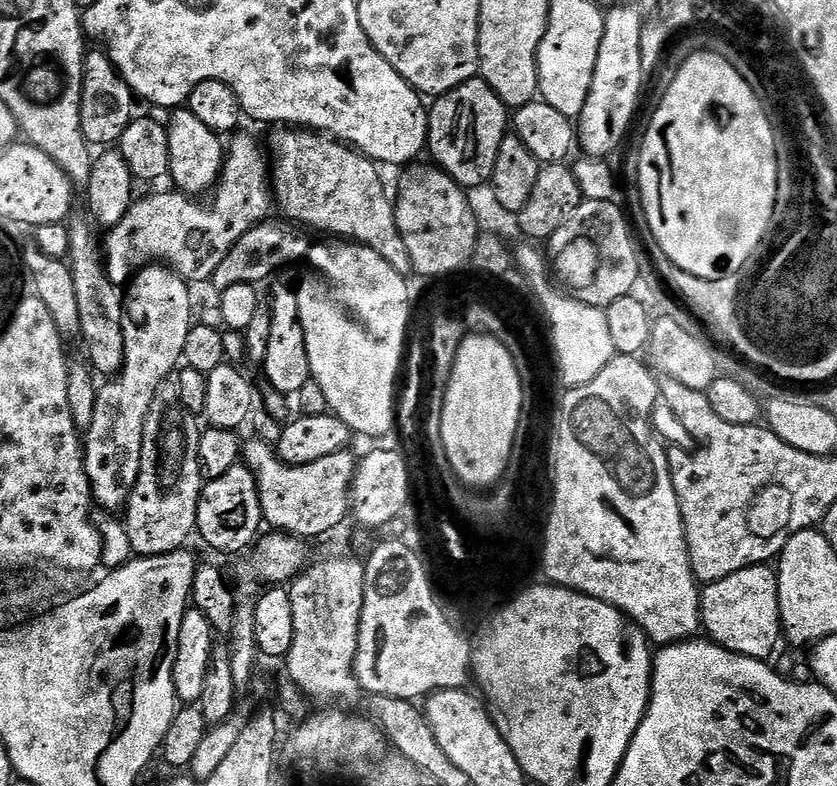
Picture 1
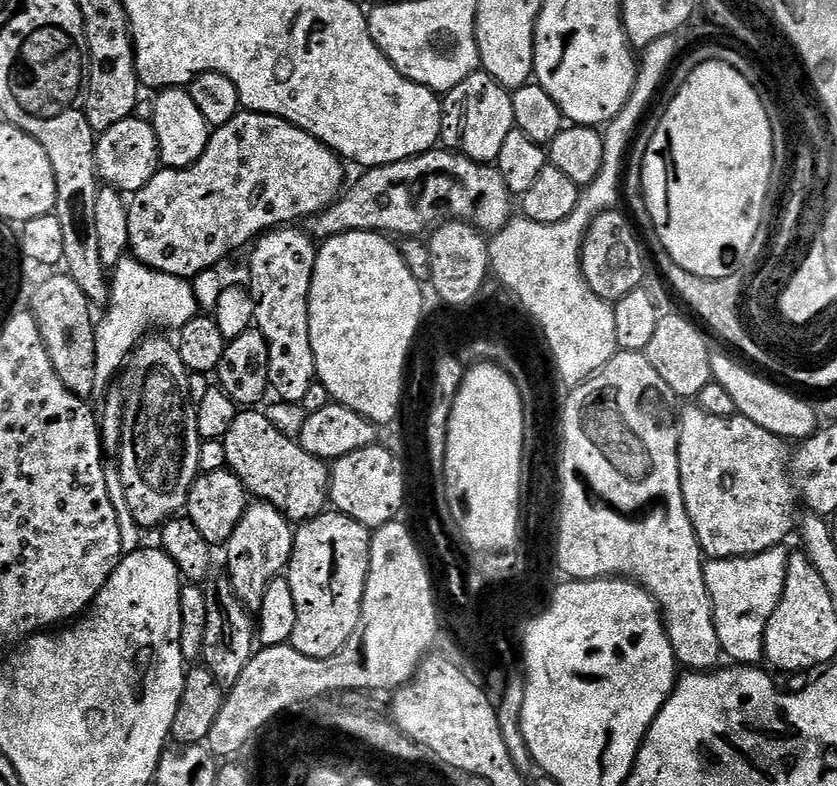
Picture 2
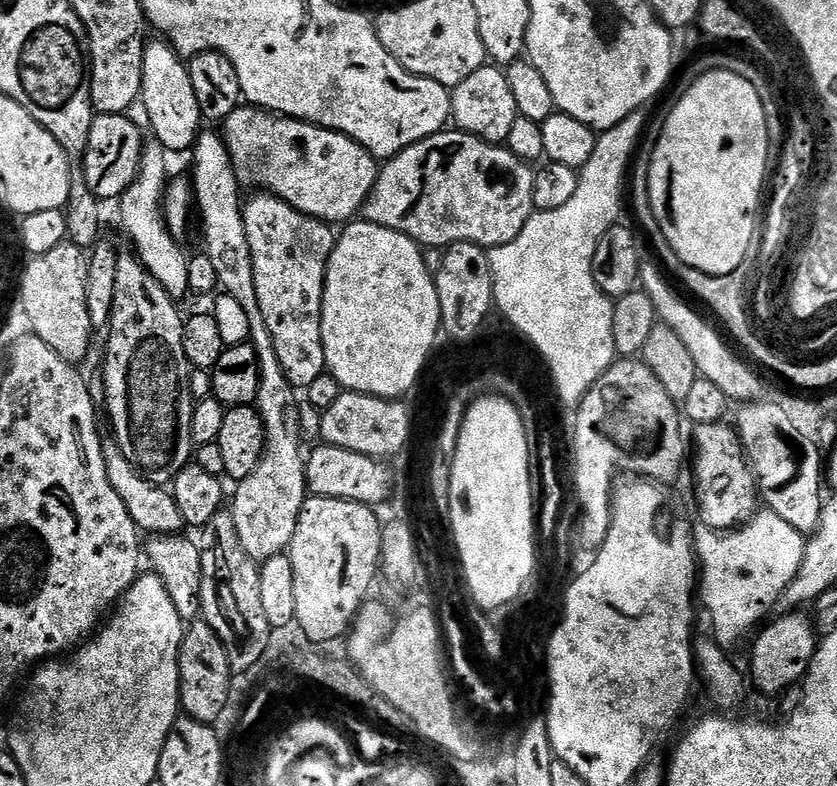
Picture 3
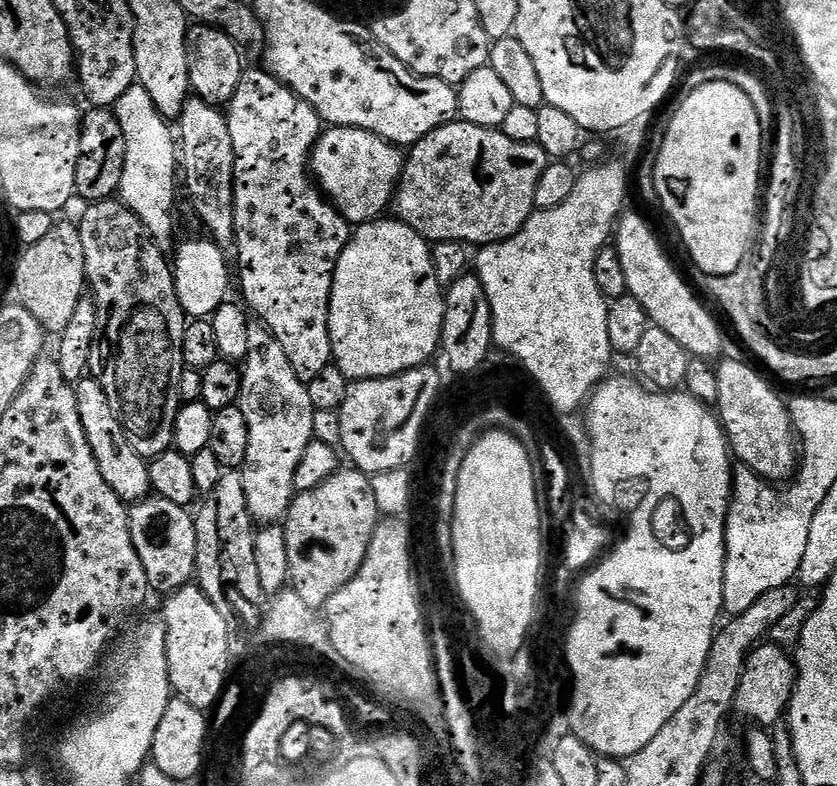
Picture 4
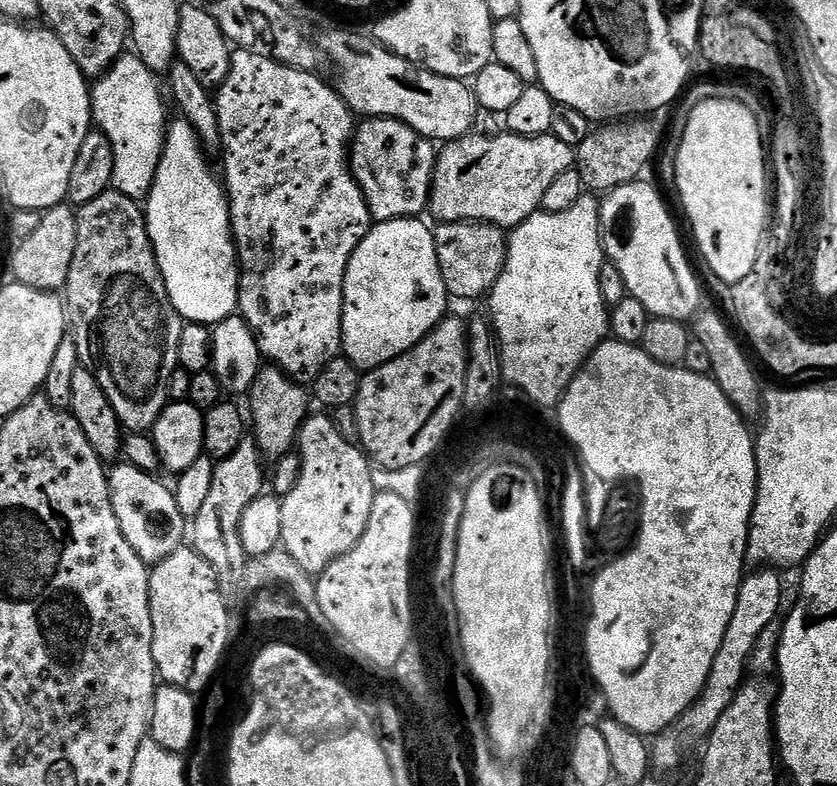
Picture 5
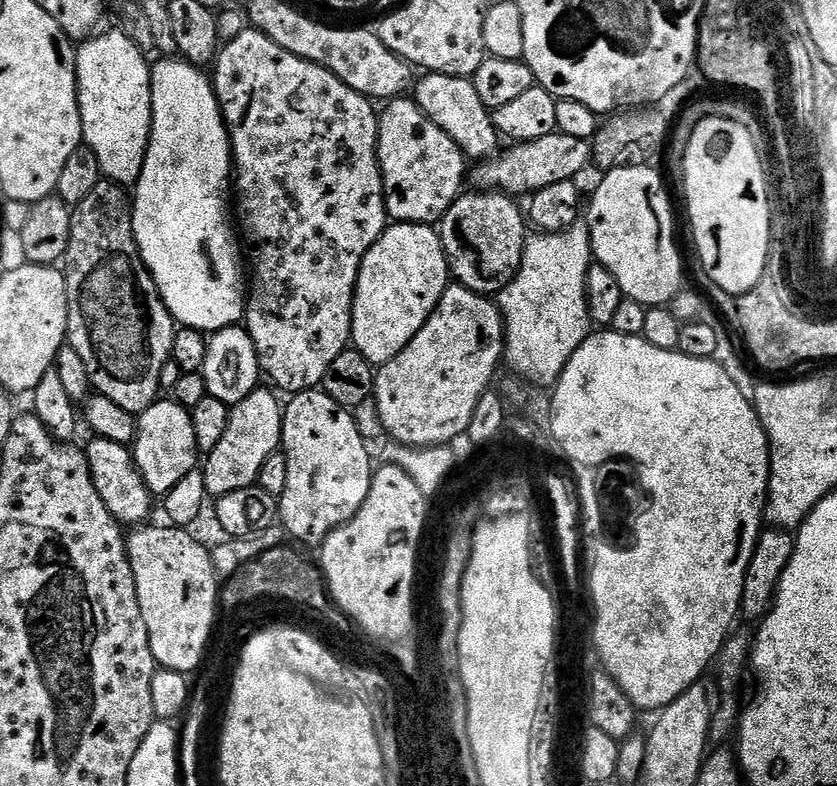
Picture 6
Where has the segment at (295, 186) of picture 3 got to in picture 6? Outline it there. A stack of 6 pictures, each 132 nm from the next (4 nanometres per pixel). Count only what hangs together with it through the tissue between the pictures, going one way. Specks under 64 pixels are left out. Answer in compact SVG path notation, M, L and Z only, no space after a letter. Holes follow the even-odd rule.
M397 98L387 101L385 112L379 113L378 162L384 179L384 197L386 210L393 221L406 224L435 225L439 222L451 204L462 195L464 180L466 184L466 157L464 151L456 145L454 138L442 130L416 105L415 99Z

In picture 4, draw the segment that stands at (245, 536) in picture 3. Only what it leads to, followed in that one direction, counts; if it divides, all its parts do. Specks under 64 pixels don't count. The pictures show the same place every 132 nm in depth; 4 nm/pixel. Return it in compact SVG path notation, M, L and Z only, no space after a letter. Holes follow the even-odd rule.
M190 98L186 102L186 106L180 117L178 118L178 125L180 124L180 132L178 128L178 168L182 173L182 184L188 187L188 192L192 195L192 204L196 207L196 212L200 215L202 223L208 227L207 235L216 241L216 245L225 250L235 249L236 246L236 227L234 226L234 142L230 142L230 126L228 125L228 117L217 105L208 104L205 100L197 100ZM261 320L248 322L248 353L242 362L242 394L238 407L246 418L248 441L242 475L246 486L246 506L257 525L267 526L283 521L294 499L294 474L306 446L314 434L316 408L310 402L308 385L294 374L282 342L274 338Z

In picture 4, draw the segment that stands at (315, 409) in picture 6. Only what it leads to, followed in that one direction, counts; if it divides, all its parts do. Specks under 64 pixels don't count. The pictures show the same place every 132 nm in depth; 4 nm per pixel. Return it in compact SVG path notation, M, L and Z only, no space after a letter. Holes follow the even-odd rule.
M351 466L341 467L333 476L314 486L314 490L301 492L293 499L282 524L286 534L286 554L290 554L288 579L291 587L306 601L306 606L323 609L328 599L358 574L368 553L376 525L381 519L378 502L374 502L371 479Z

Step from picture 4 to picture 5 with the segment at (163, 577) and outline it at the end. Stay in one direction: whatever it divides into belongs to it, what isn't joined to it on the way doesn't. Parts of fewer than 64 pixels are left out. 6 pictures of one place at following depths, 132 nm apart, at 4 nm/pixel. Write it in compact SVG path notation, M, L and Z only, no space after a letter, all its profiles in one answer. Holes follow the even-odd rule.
M127 462L113 463L108 472L114 518L118 518L118 526L122 526L122 534L126 534L126 542L134 546L138 558L142 558L149 566L155 566L158 562L170 558L170 554L179 550L186 540L186 517L182 514L182 510L178 510L175 491L169 485L167 488L162 481L156 479L160 478Z

